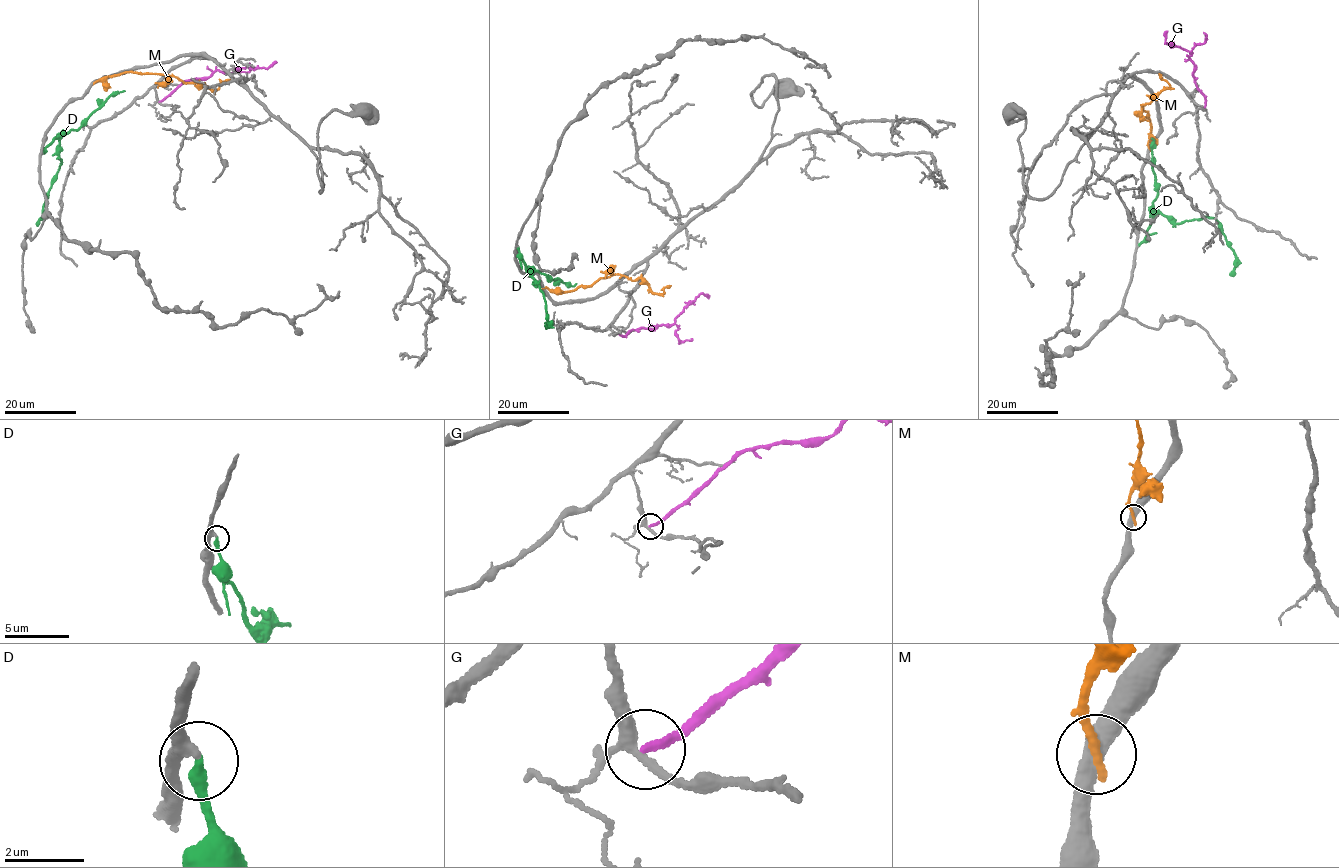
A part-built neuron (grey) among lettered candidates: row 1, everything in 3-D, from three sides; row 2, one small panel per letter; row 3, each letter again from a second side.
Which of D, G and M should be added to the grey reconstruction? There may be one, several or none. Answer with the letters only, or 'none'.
D

